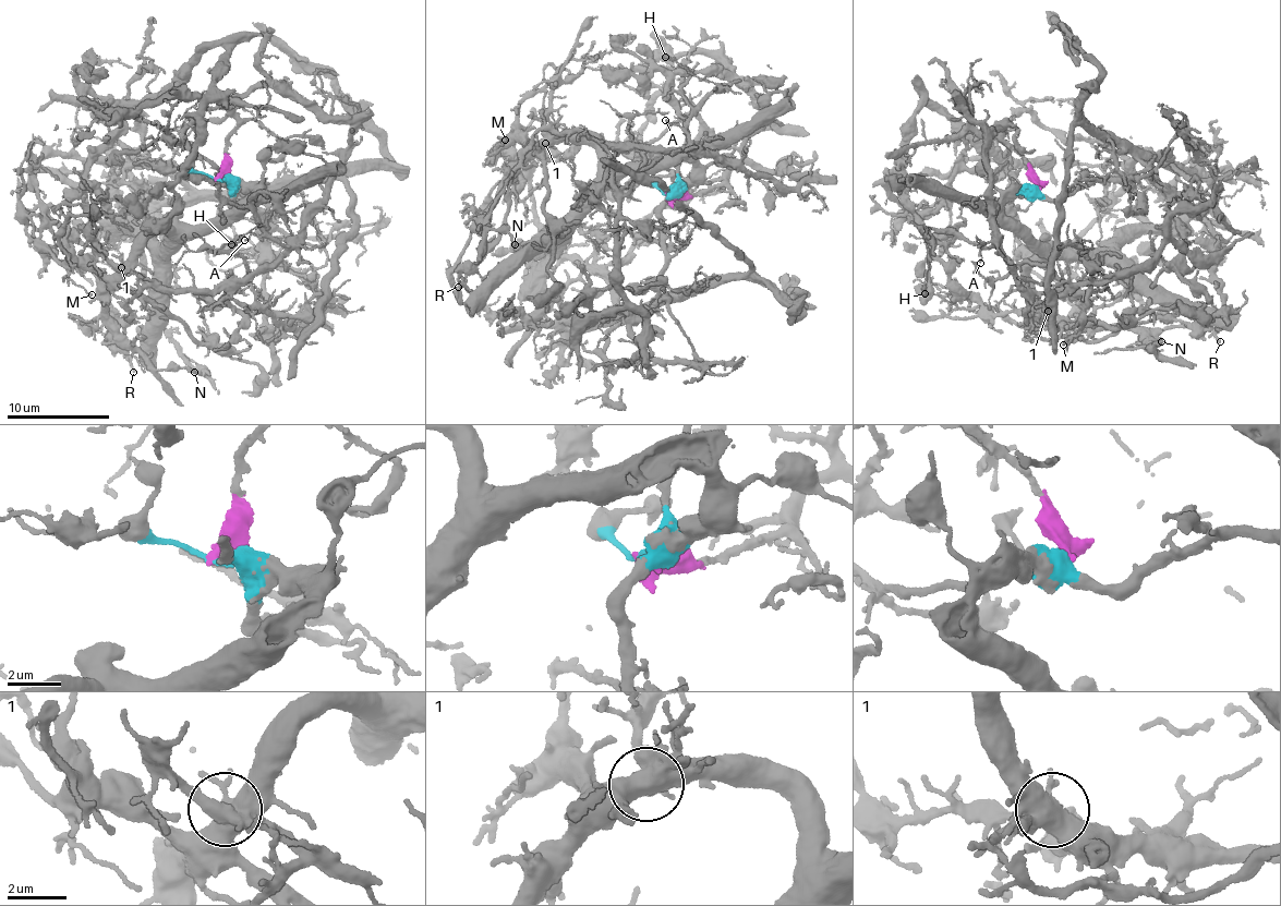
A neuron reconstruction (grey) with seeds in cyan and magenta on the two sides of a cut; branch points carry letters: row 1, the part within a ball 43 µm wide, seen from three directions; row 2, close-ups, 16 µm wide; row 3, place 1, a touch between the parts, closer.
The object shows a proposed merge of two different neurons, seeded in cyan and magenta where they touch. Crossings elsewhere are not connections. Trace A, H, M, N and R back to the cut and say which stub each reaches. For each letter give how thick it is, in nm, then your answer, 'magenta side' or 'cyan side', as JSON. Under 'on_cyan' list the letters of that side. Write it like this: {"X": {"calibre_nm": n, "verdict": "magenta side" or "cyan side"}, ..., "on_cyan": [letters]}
{"A": {"calibre_nm": 90, "verdict": "magenta side"}, "H": {"calibre_nm": 140, "verdict": "magenta side"}, "M": {"calibre_nm": 140, "verdict": "cyan side"}, "N": {"calibre_nm": 190, "verdict": "cyan side"}, "R": {"calibre_nm": 180, "verdict": "cyan side"}, "on_cyan": ["M", "N", "R"]}

